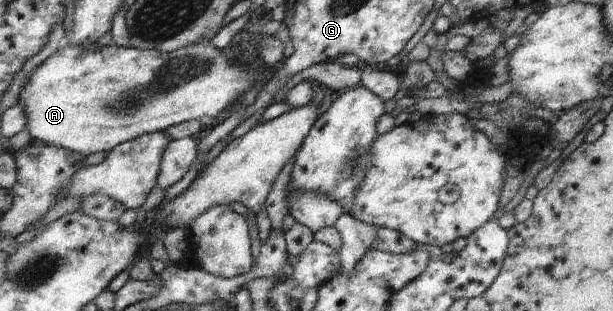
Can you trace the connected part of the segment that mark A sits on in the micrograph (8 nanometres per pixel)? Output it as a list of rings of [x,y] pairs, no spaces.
[[[195,44],[175,52],[141,50],[117,45],[83,49],[68,45],[42,63],[27,79],[19,103],[27,109],[27,127],[32,139],[83,156],[97,152],[111,152],[126,142],[146,134],[166,131],[187,121],[199,121],[203,116],[214,116],[241,100],[251,88],[263,93],[275,79],[266,80],[251,64],[230,65],[223,51],[207,45]]]

